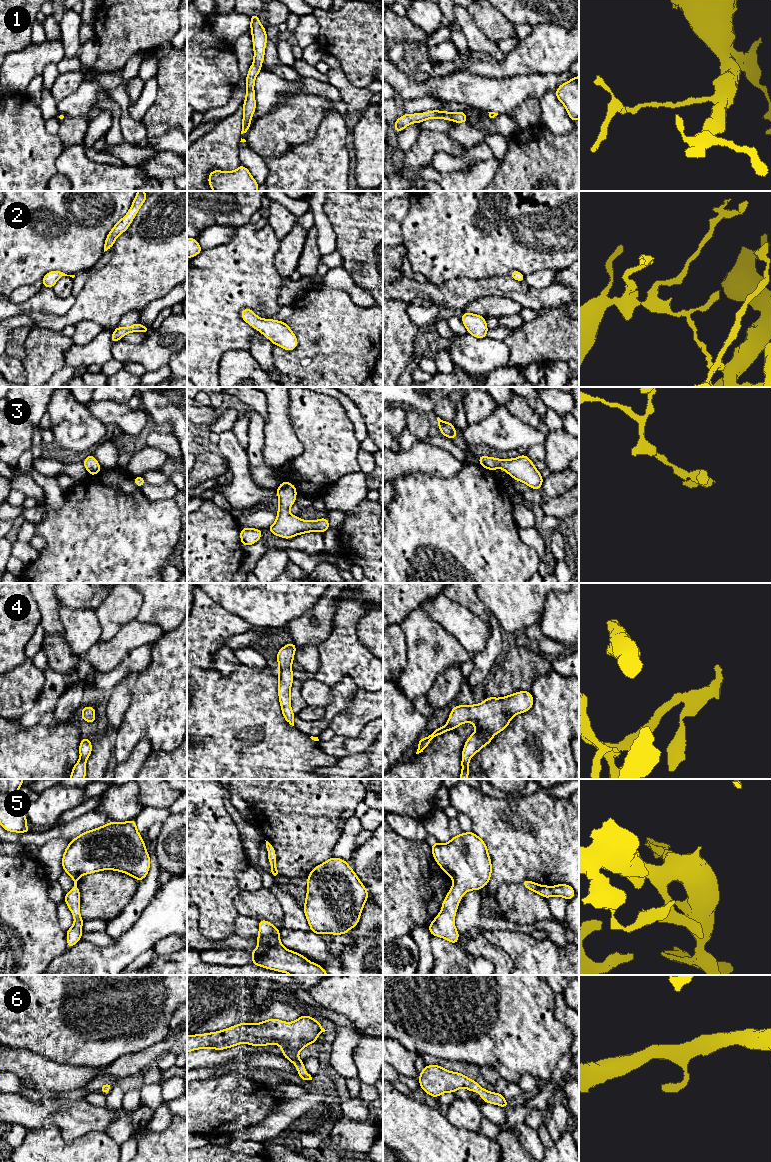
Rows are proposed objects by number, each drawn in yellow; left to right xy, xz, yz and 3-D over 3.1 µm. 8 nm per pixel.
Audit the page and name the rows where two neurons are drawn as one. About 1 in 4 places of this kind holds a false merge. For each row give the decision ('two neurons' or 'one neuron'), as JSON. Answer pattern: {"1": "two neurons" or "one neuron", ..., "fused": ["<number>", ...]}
{"1": "one neuron", "2": "one neuron", "3": "one neuron", "4": "one neuron", "5": "one neuron", "6": "one neuron", "fused": []}

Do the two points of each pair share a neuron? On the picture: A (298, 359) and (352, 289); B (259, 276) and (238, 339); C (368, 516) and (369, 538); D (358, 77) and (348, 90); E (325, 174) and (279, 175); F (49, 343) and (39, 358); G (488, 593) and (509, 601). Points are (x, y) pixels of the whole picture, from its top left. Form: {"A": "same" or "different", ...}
{"A": "different", "B": "same", "C": "same", "D": "different", "E": "same", "F": "same", "G": "same"}

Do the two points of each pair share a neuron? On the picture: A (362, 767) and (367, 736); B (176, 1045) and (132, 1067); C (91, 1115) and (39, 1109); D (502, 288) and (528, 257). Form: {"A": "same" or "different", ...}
{"A": "different", "B": "same", "C": "same", "D": "different"}

